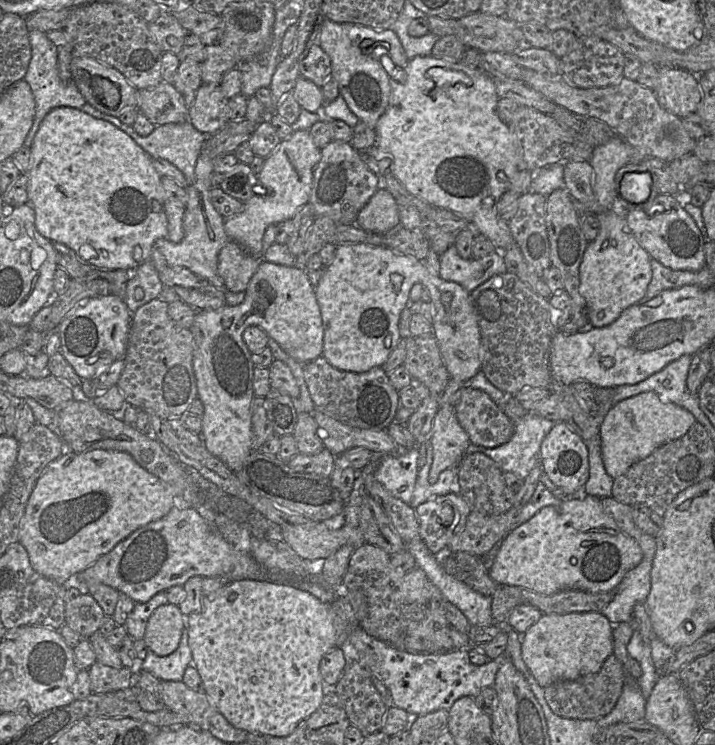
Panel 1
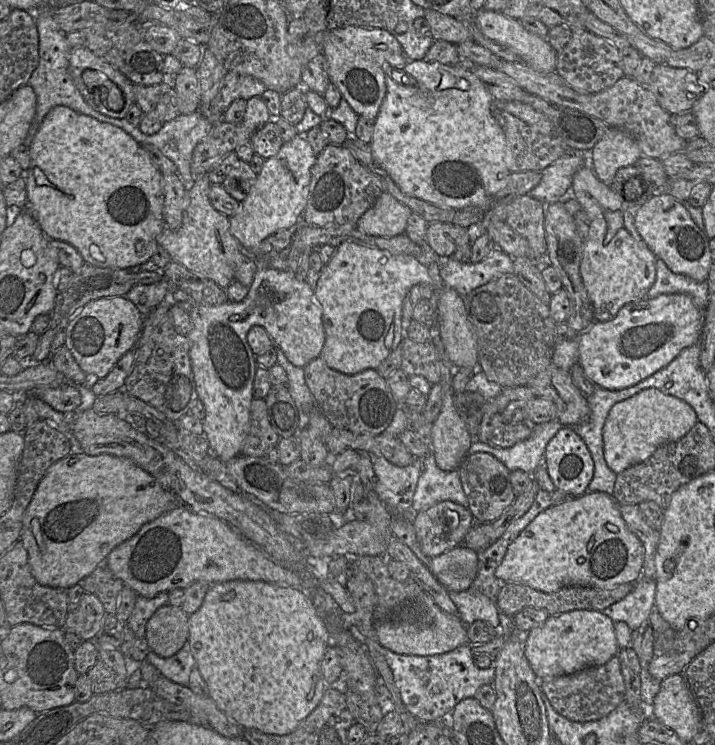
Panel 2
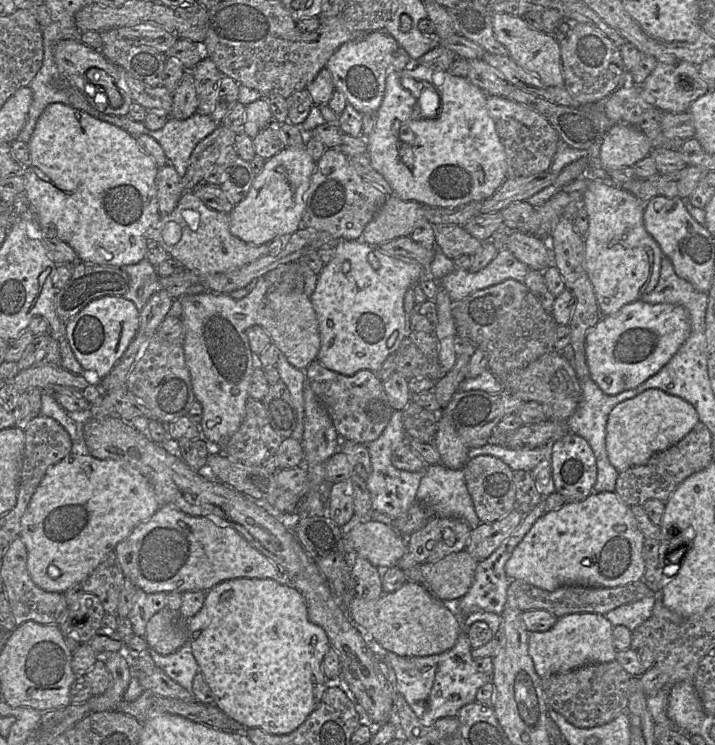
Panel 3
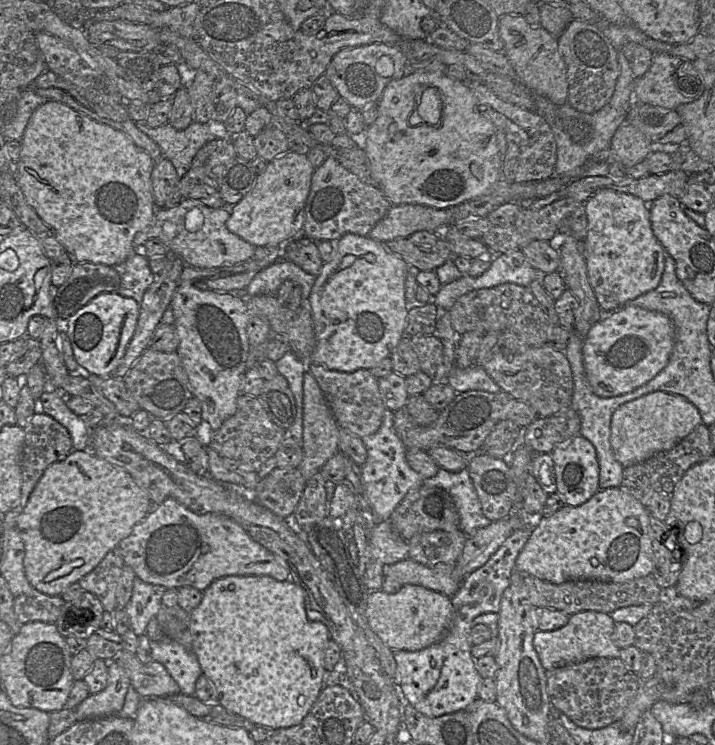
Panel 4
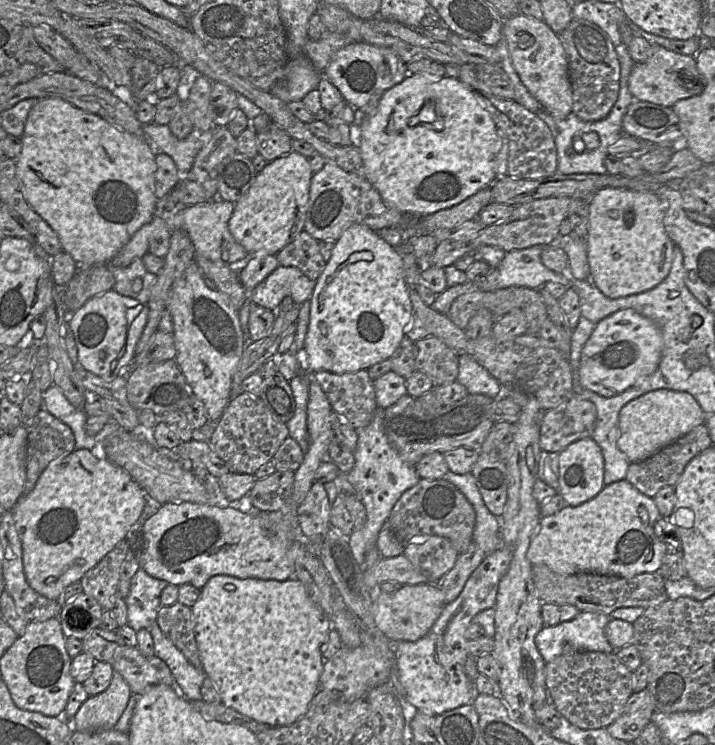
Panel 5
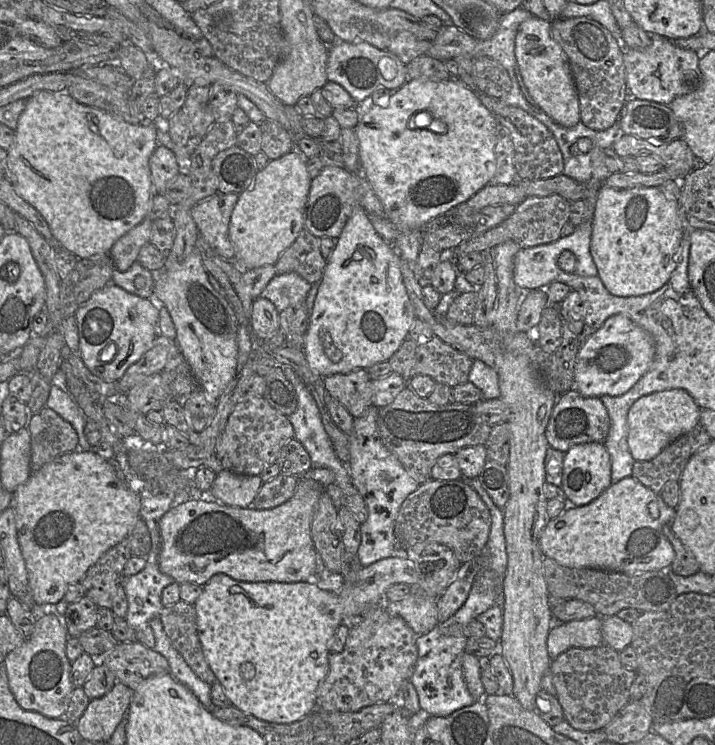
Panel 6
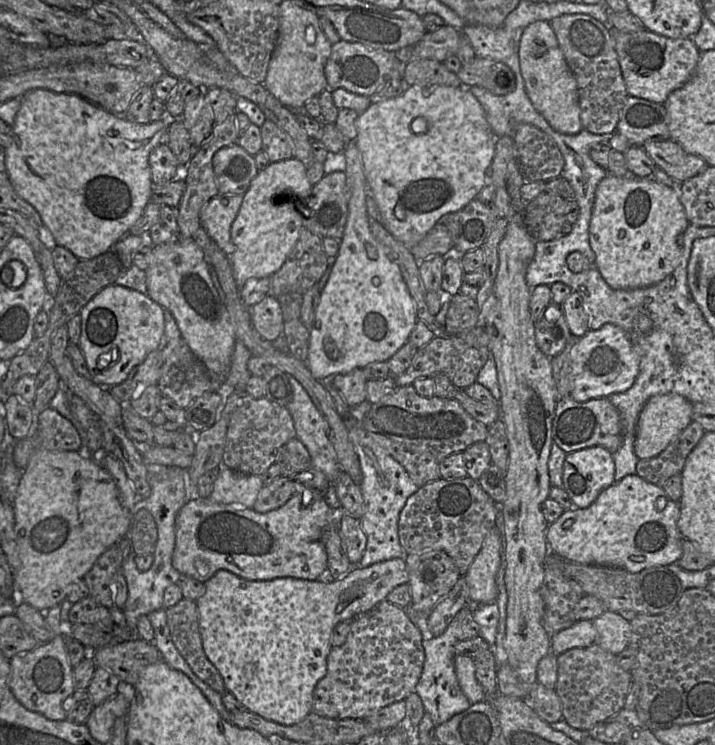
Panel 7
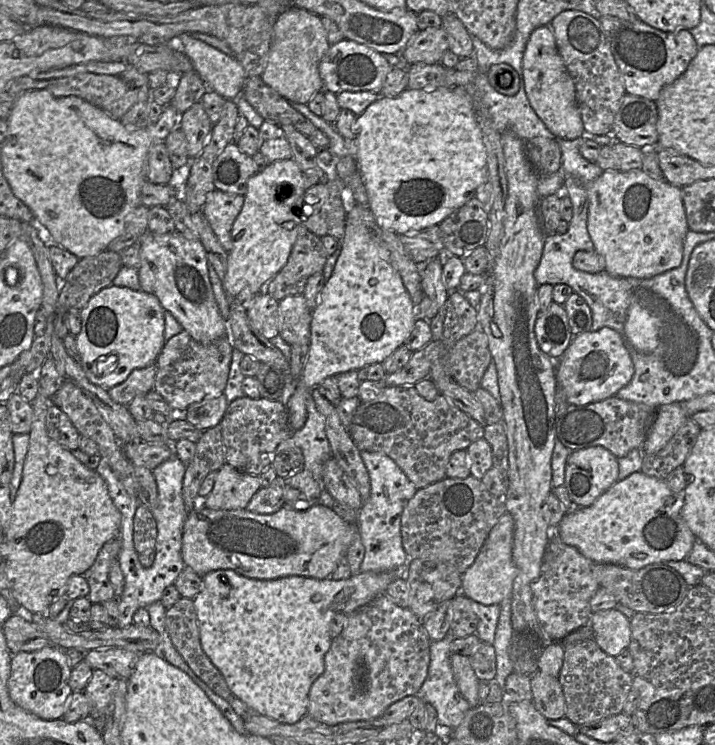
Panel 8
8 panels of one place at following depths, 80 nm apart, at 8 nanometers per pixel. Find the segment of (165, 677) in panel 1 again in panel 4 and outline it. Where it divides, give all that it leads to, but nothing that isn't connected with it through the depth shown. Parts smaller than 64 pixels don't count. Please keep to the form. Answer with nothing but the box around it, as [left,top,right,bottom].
[150,639,203,696]

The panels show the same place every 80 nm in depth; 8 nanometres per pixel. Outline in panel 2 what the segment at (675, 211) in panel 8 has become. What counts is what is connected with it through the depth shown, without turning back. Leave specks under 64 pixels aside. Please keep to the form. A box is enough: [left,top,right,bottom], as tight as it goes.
[571,168,657,321]

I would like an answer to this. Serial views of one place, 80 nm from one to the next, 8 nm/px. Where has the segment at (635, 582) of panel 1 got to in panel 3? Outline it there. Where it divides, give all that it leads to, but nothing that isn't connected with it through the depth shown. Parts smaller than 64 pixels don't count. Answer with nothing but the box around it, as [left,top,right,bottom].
[604,595,655,632]

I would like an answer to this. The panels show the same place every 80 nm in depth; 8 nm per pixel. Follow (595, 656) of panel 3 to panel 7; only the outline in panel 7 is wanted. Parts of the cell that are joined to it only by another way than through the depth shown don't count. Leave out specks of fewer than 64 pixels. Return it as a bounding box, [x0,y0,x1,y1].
[551,620,597,656]

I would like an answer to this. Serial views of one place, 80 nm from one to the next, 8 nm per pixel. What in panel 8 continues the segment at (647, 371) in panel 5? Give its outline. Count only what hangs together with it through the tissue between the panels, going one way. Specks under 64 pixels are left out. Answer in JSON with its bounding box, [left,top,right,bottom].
[554,327,634,406]

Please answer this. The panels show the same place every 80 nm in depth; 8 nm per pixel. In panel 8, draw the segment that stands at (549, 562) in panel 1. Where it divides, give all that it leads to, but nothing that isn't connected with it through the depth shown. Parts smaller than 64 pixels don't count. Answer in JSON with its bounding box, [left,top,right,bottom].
[556,471,696,570]

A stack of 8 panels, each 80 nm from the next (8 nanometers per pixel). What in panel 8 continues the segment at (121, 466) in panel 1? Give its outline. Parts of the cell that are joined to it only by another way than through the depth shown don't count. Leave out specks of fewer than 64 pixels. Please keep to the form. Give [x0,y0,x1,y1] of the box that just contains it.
[1,386,121,614]

